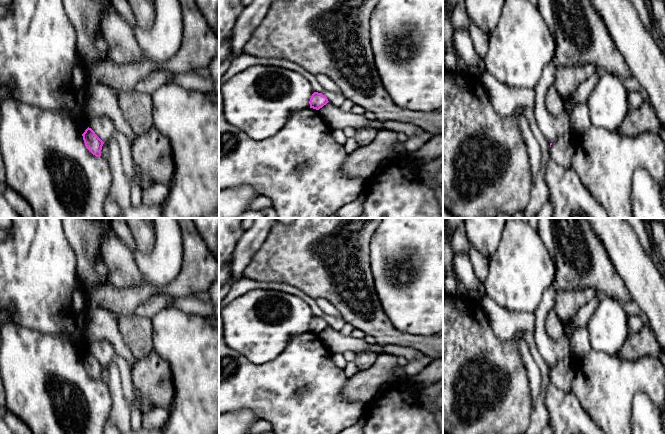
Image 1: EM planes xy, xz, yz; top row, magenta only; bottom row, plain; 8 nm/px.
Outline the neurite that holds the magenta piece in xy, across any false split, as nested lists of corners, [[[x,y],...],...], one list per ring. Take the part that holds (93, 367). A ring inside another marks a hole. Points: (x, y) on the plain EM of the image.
[[[89,351],[85,354],[82,360],[86,372],[96,381],[100,381],[104,366]]]

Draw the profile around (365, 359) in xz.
[[[372,351],[358,352],[356,353],[354,363],[357,365],[359,370],[365,370],[374,364],[378,358],[378,355],[379,354]]]

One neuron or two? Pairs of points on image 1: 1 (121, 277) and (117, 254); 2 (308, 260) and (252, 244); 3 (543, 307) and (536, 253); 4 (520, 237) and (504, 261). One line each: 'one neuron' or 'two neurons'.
1: one neuron
2: two neurons
3: two neurons
4: one neuron

